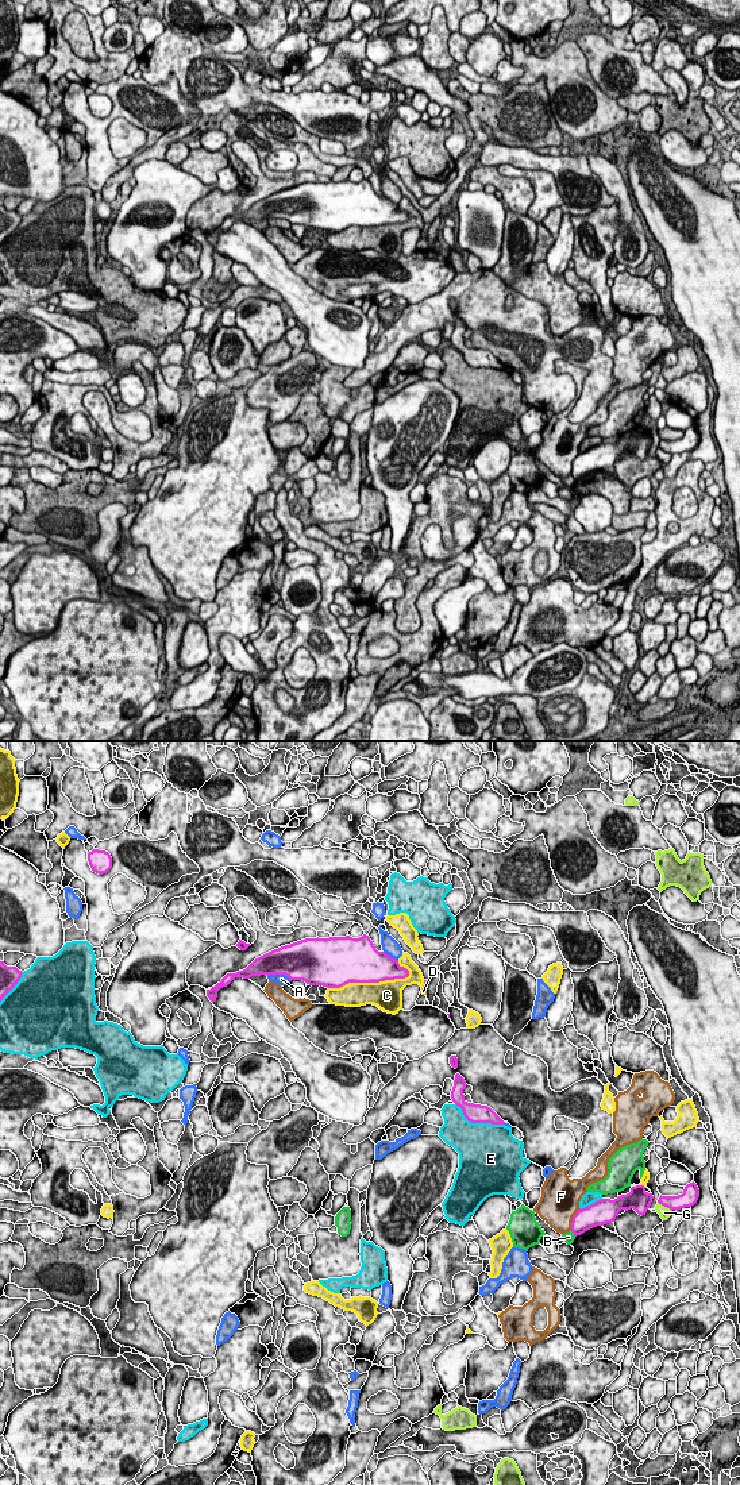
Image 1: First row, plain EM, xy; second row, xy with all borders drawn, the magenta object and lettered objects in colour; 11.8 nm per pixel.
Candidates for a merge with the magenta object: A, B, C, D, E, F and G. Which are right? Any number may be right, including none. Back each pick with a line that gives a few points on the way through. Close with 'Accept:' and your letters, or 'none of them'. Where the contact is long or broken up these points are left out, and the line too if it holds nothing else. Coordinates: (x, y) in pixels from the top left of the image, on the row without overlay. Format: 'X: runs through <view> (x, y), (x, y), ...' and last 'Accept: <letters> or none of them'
D: runs through xy (427, 226), (426, 227), (423, 235)
Accept: D

